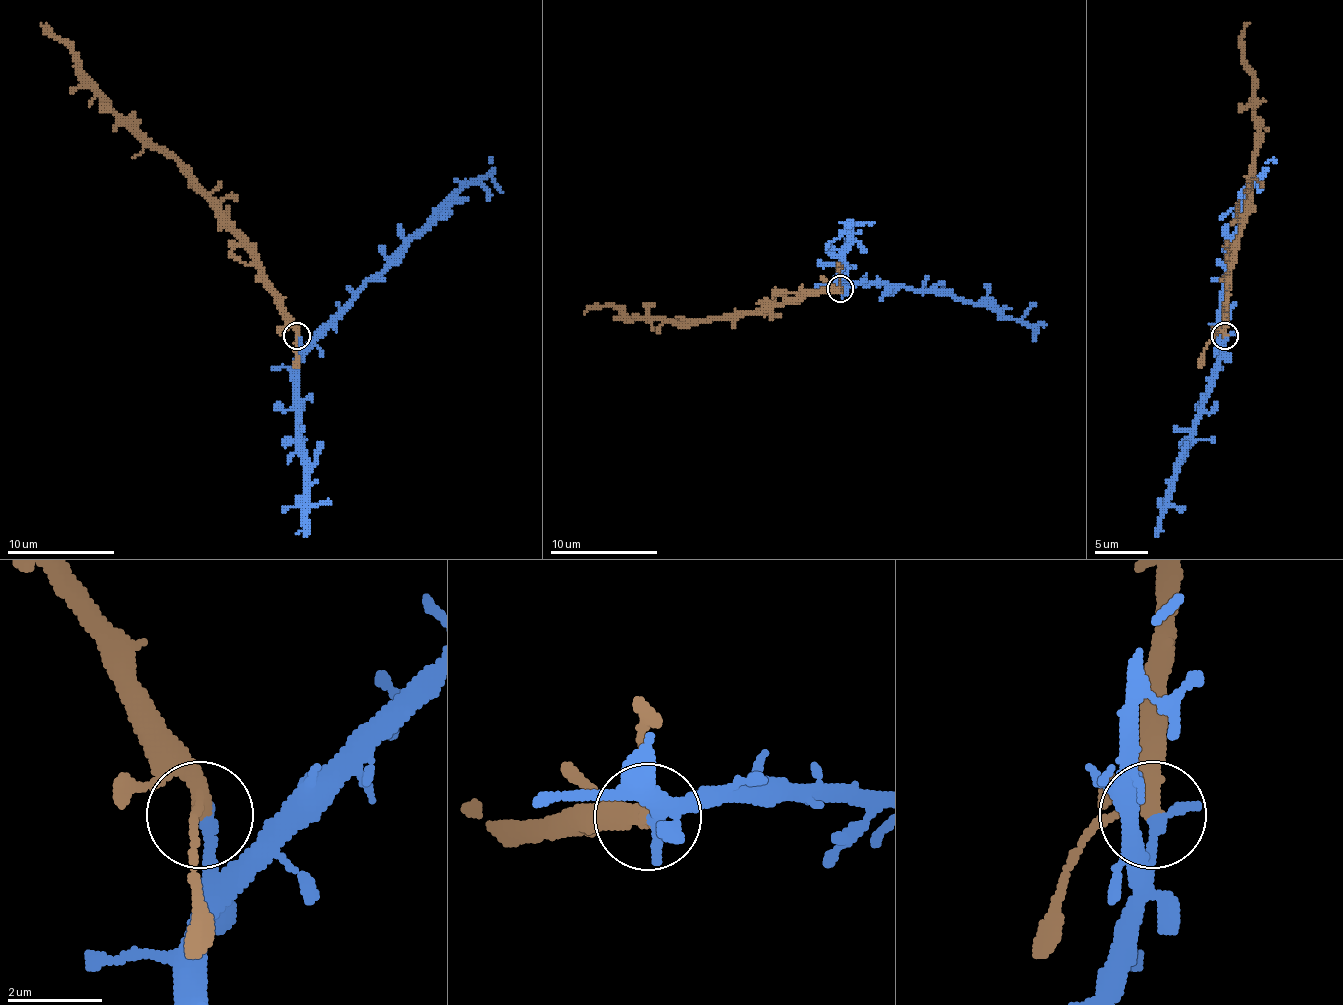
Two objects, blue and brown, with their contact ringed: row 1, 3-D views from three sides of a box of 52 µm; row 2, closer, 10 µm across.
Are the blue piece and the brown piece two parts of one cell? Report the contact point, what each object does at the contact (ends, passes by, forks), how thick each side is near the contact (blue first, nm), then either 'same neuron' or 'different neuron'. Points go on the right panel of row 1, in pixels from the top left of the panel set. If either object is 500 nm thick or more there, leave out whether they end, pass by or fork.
(1224, 335) | blue ends | brown passes by | 280/280 nm | same neuron

